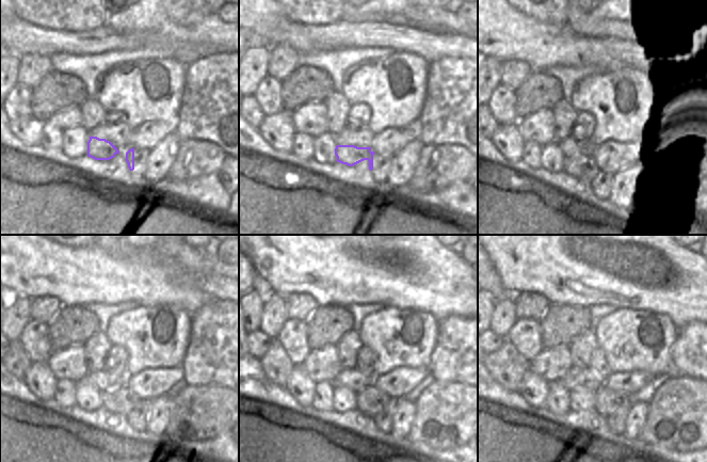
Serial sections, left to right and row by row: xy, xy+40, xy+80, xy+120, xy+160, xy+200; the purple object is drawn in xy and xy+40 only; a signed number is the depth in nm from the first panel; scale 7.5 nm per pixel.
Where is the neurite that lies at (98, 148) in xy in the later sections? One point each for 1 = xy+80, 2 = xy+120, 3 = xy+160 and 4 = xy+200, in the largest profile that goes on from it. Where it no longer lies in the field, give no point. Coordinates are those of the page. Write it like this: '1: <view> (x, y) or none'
1: xy+80 (603, 158)
2: xy+120 (123, 400)
3: xy+160 (369, 400)
4: xy+200 (608, 401)

